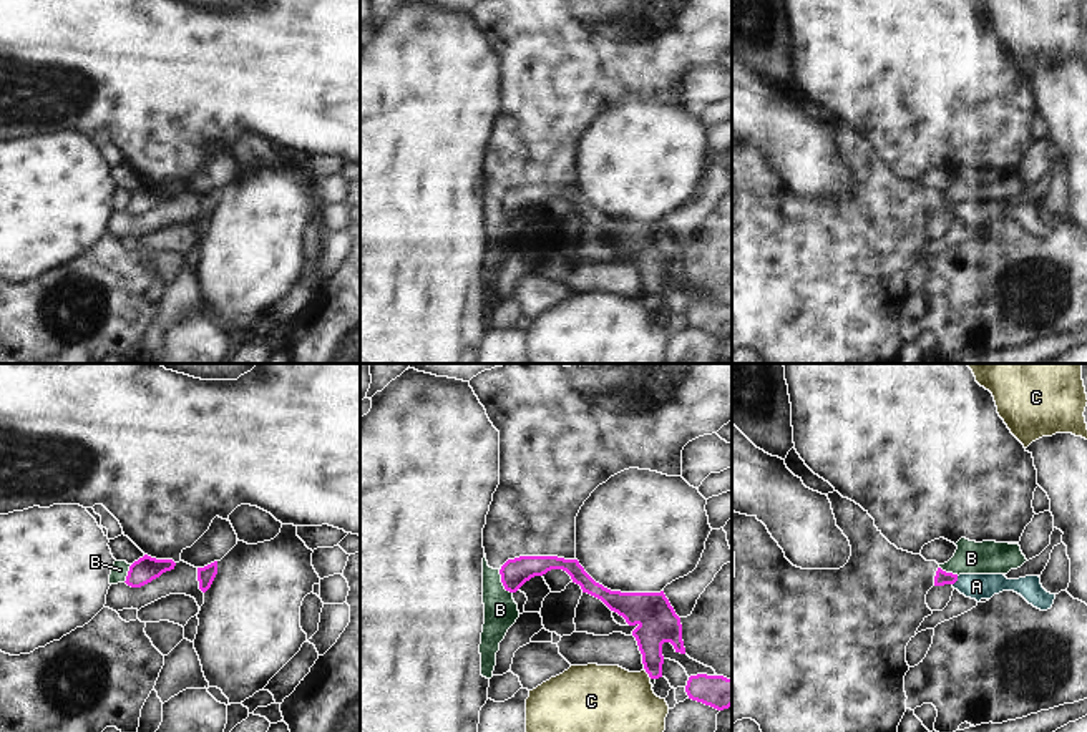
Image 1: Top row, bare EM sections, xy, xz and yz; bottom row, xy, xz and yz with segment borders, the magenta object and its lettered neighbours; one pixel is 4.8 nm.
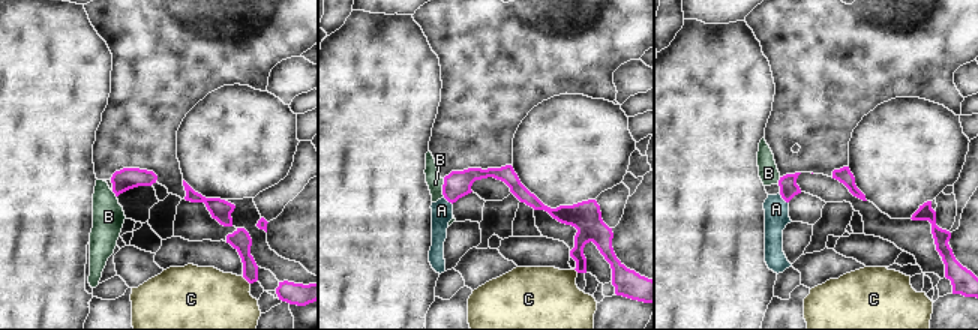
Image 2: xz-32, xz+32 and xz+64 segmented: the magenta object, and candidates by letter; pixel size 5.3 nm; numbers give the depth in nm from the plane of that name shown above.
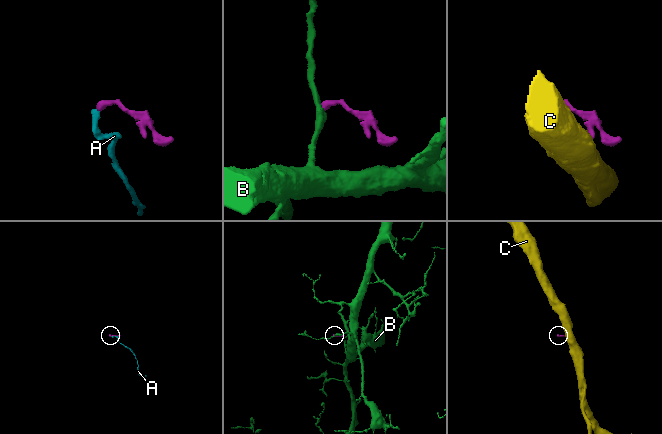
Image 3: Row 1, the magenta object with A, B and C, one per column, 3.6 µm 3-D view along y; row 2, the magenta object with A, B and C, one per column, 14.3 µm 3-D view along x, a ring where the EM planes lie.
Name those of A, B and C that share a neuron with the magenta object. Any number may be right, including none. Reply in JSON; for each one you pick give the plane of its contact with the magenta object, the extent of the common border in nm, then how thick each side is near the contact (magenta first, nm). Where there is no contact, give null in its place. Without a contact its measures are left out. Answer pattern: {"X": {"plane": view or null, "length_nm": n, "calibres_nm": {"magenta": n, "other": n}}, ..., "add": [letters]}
{"A": {"plane": "yz", "length_nm": 50, "calibres_nm": {"magenta": 70, "other": 130}}, "add": ["A"]}

